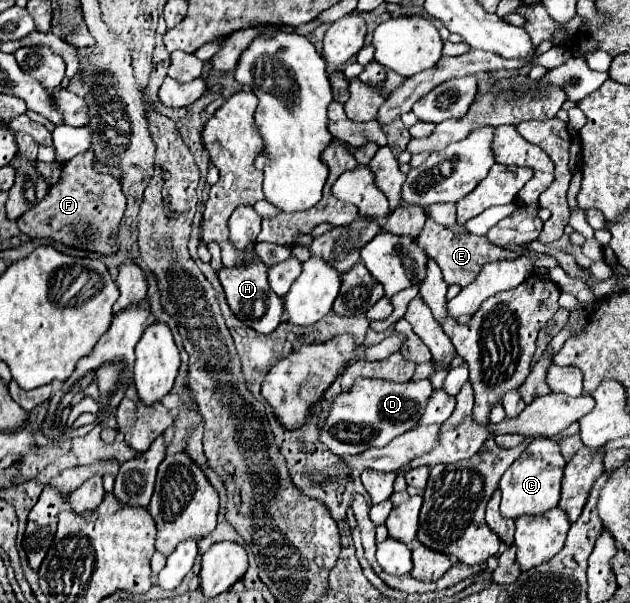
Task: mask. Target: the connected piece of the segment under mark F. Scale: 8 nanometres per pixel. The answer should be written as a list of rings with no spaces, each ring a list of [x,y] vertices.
[[[82,151],[64,163],[60,183],[50,187],[46,197],[18,219],[18,227],[32,239],[50,237],[54,241],[62,241],[64,245],[110,255],[118,251],[114,235],[124,215],[124,207],[126,197],[122,193],[120,181],[112,179],[108,173],[96,171],[94,153]]]

